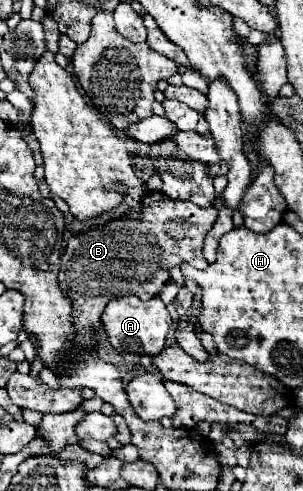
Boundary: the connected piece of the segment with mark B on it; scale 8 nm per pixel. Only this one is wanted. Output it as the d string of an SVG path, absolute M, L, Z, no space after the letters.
M148 192L142 200L140 210L132 210L128 216L120 220L112 220L102 228L88 230L86 234L70 238L60 262L58 280L60 280L60 288L72 298L74 326L78 330L78 346L86 346L92 350L92 338L98 336L100 316L106 304L110 302L110 298L132 294L132 296L138 296L140 300L150 300L158 296L158 292L170 280L170 274L168 274L170 266L180 266L182 262L186 262L186 264L192 264L194 268L206 268L208 262L202 254L202 246L208 230L216 222L216 216L218 216L218 210L214 206L200 208L200 206L194 206L192 202L178 202L178 200L166 198L166 194L162 192Z

